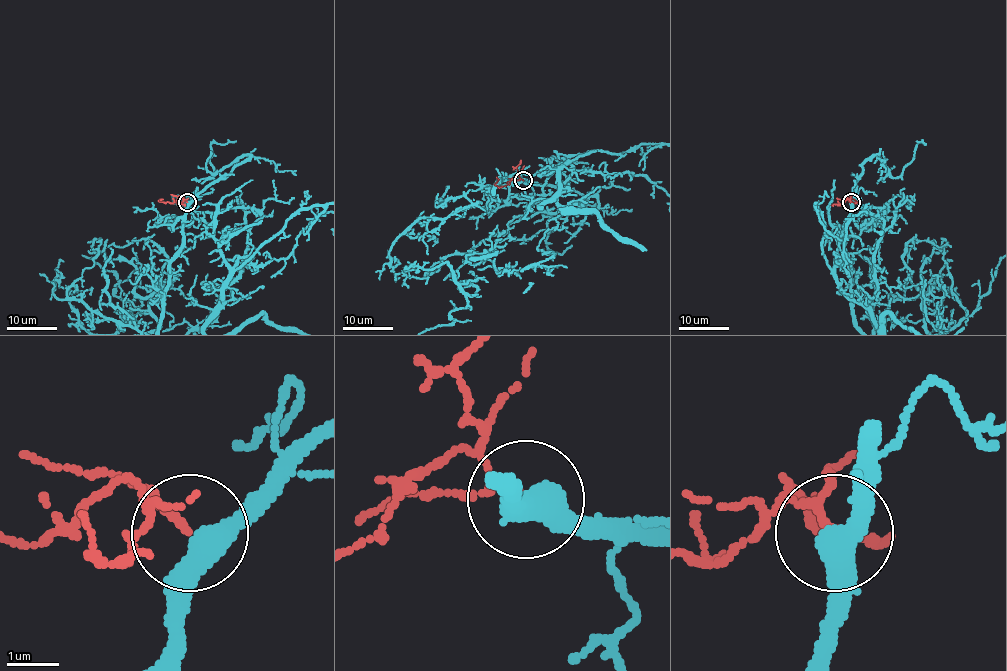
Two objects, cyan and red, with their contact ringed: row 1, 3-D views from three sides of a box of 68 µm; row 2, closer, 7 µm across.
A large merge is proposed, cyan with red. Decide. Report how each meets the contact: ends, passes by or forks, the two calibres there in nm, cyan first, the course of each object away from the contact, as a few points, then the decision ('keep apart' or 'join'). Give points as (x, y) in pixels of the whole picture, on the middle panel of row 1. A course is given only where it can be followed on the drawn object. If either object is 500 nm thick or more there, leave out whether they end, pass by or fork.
cyan passes by | red passes by | 440/90 nm | cyan via (523, 180), (501, 180), (494, 196), (593, 213), (598, 200), (508, 230), (546, 233) | red via (523, 180), (515, 176), (499, 187), (496, 184), (497, 177) | join

